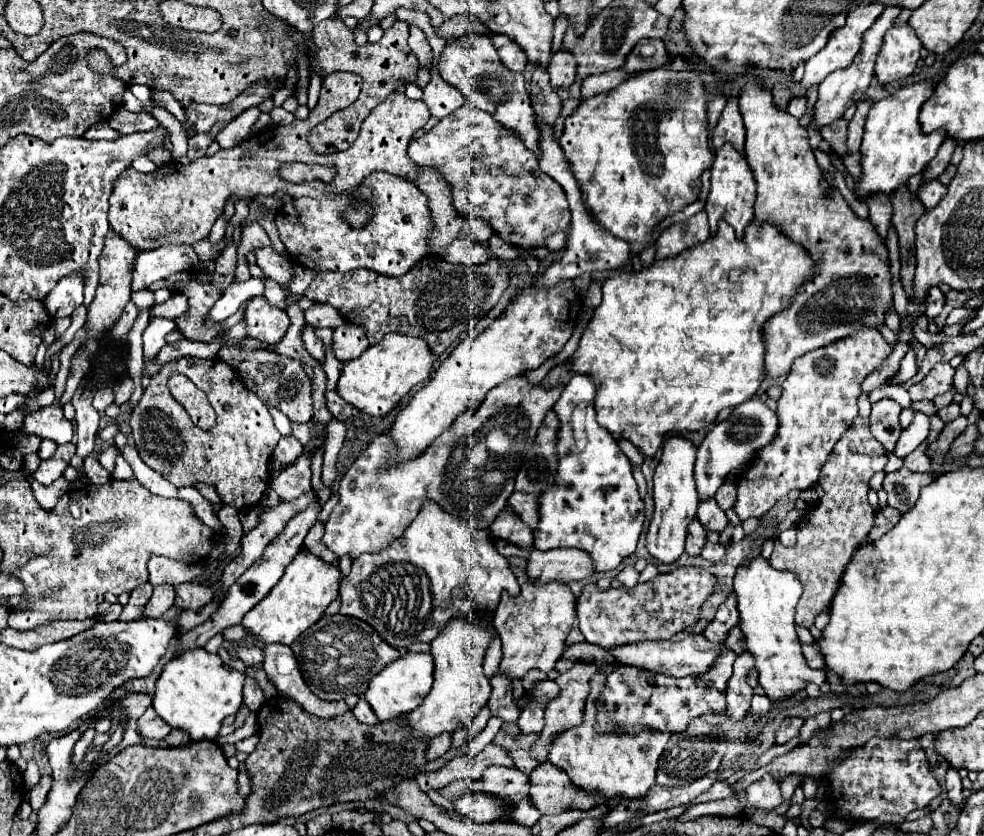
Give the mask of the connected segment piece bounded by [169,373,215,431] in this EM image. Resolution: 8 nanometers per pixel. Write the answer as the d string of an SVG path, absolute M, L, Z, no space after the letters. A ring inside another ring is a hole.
M175 373L169 379L171 395L187 409L189 417L193 421L199 421L201 429L213 429L215 427L215 411L211 409L211 403L203 391L199 391L189 377Z

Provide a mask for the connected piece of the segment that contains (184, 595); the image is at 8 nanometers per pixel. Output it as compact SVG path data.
M181 583L175 589L177 589L175 605L179 609L199 609L199 607L203 607L205 603L209 603L213 599L213 589L207 587L207 585Z

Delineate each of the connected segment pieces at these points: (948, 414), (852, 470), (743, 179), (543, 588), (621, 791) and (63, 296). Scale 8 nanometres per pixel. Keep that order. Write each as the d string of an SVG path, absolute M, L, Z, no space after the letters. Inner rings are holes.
M952 402L949 404L949 407L939 409L937 415L939 415L939 418L945 421L945 423L949 423L949 421L953 421L961 415L960 406L959 404ZM955 407L957 407L957 409L955 409Z
M855 417L853 425L843 433L835 449L831 451L827 463L821 469L819 485L825 495L819 499L817 507L803 515L797 525L797 545L795 549L787 549L783 545L775 545L771 555L771 565L775 569L793 571L799 575L803 585L803 595L797 605L795 623L801 627L813 627L815 617L819 613L827 613L831 601L839 589L841 575L849 565L853 553L867 541L867 535L873 527L873 509L867 501L869 479L881 471L887 463L885 447L871 435L869 419Z
M725 143L715 153L715 161L711 165L711 191L709 191L709 197L705 203L711 233L717 231L717 221L725 219L735 229L737 237L741 237L743 229L749 225L749 221L755 215L753 213L755 199L757 199L757 183L753 177L753 169L747 163L747 157L743 153L739 153L731 143Z
M511 557L509 563L519 579L521 593L517 597L503 593L493 613L493 625L503 643L503 659L501 659L499 671L507 671L511 679L523 677L533 667L549 673L565 651L565 639L575 621L577 597L565 583L559 583L559 581L535 583L533 579L529 579L525 571L527 569L525 559Z
M605 671L595 673L595 677L591 679L591 693L583 709L583 723L553 737L553 741L547 745L549 761L555 767L563 769L575 785L587 791L601 791L607 799L613 799L617 795L627 799L645 797L645 793L655 785L657 761L671 733L651 731L651 729L641 729L635 735L627 735L617 729L607 733L597 733L597 707L605 683L607 683Z
M83 273L67 275L55 285L55 289L45 297L43 303L47 303L47 311L51 311L55 319L69 317L83 303L83 289L85 289Z

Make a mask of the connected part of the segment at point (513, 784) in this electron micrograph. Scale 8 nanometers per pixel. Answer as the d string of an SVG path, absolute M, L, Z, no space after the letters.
M489 767L481 779L485 793L497 795L507 803L517 803L529 797L529 775L519 767Z

